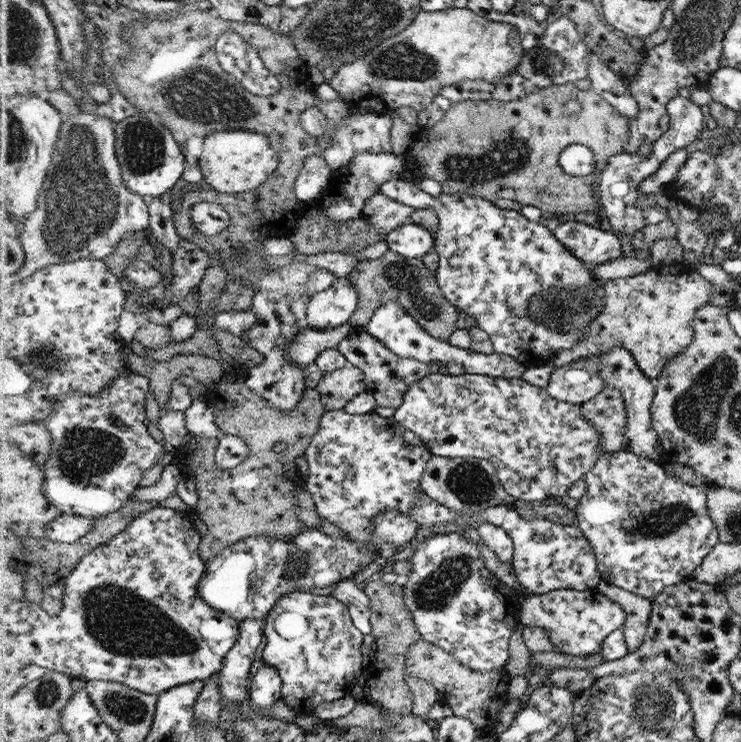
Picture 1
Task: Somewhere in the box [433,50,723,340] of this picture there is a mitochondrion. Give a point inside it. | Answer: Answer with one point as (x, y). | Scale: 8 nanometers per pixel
(505, 151)

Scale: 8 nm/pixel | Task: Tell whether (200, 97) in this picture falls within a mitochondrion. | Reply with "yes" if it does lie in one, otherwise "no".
yes

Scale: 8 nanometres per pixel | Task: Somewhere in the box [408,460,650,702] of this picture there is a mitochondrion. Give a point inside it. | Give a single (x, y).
(438, 590)

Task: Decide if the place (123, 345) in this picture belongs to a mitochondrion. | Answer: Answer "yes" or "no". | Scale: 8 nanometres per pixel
no

